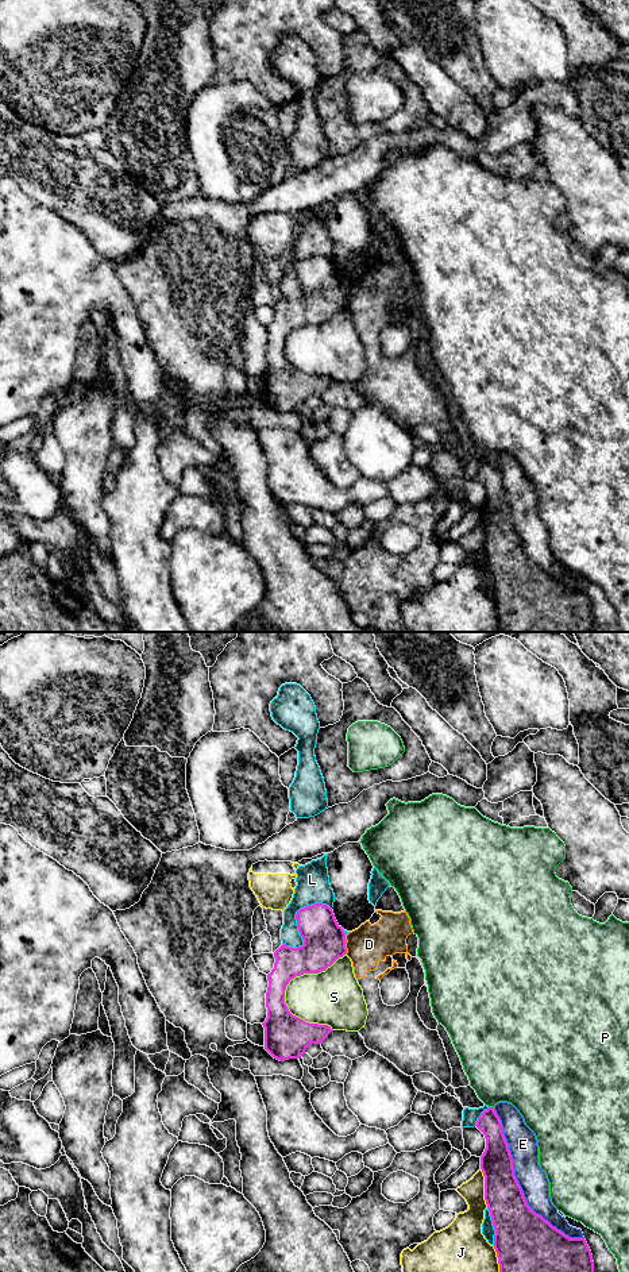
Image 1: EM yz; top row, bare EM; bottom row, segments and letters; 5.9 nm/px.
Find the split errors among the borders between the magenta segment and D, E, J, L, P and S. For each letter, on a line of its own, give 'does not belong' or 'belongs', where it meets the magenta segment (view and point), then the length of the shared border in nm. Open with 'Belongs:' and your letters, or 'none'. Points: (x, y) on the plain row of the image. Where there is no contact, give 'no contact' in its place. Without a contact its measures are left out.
Belongs: none
D: does not belong; meets magenta in yz at (344, 297); contact 110 nm long
E: does not belong; meets magenta in yz at (518, 536); contact 950 nm long
J: does not belong; meets magenta in yz at (485, 540); contact 240 nm long
L: does not belong; meets magenta in yz at (297, 273); contact 360 nm long
P: does not belong; meets magenta in yz at (491, 459); contact 40 nm long
S: does not belong; meets magenta in yz at (300, 327); contact 480 nm long

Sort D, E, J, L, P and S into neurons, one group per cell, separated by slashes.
D / E / J / L / P / S

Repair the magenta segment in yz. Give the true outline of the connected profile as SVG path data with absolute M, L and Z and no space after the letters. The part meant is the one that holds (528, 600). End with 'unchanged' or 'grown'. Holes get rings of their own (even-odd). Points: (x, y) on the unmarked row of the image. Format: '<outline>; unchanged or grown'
M493 459L475 477L486 490L481 508L499 629L505 632L593 632L594 613L584 590L570 590L526 555L514 528L501 471Z; unchanged

